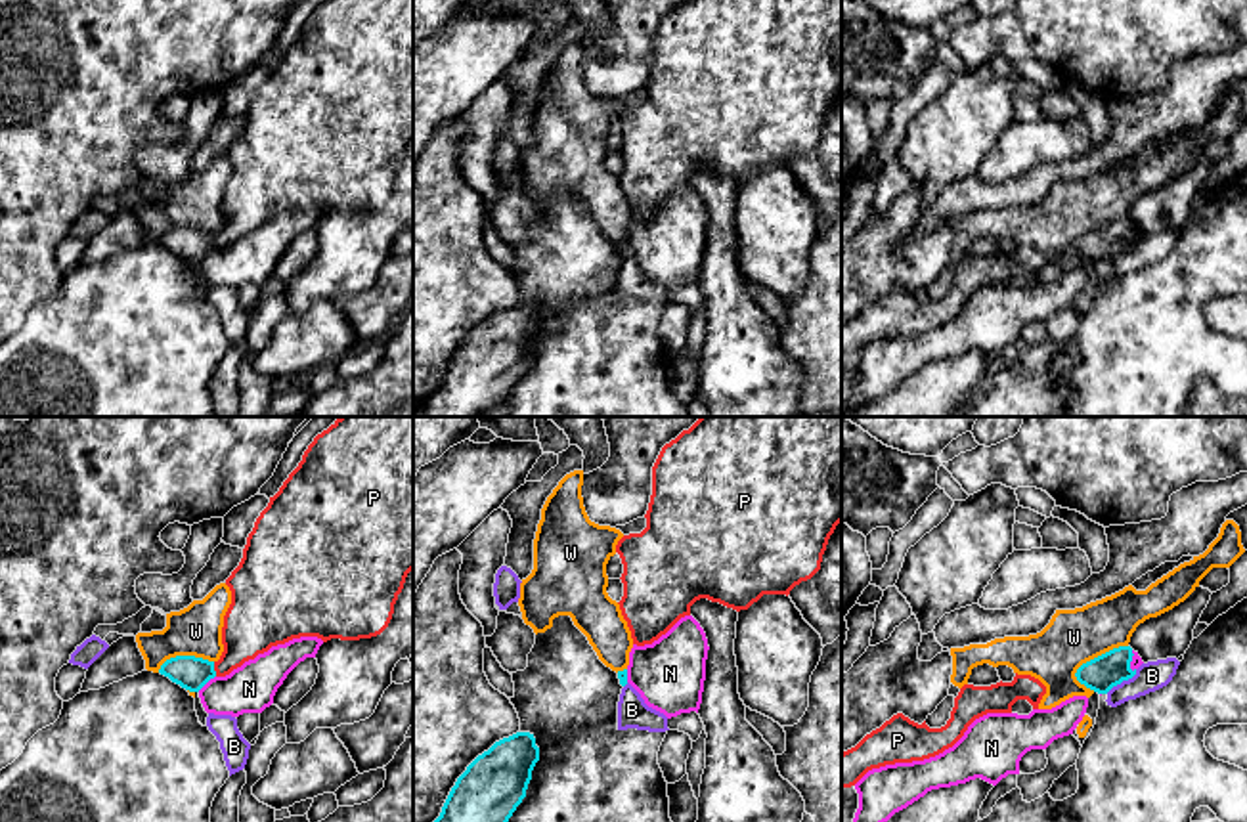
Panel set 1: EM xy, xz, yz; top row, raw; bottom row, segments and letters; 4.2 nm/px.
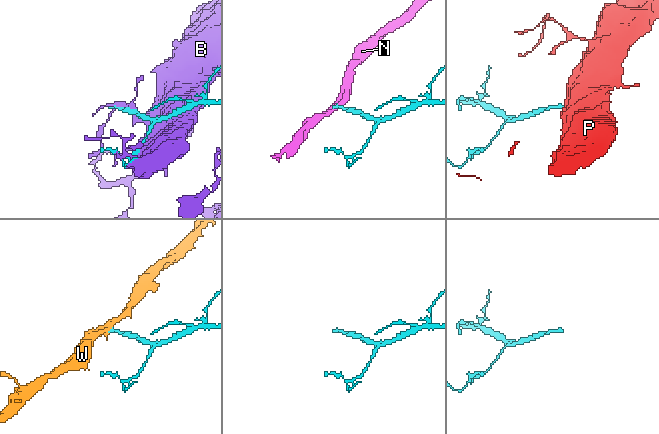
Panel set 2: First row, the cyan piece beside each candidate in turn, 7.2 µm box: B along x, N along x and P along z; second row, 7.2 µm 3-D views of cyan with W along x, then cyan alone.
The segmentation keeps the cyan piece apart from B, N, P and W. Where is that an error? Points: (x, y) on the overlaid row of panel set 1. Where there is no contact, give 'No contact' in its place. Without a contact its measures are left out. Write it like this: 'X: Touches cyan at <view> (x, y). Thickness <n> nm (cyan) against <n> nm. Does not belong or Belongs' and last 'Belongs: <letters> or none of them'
B: Touches cyan at yz (1121, 681). Thickness 150 nm (cyan) against 120 nm. Does not belong
N: Touches cyan at xy (205, 683). Thickness 140 nm (cyan) against 200 nm. Does not belong
P: Touches cyan at xy (213, 670). Thickness 140 nm (cyan) against 240 nm. Belongs
W: Touches cyan at yz (1098, 656). Thickness 150 nm (cyan) against 240 nm. Does not belong
Belongs: P

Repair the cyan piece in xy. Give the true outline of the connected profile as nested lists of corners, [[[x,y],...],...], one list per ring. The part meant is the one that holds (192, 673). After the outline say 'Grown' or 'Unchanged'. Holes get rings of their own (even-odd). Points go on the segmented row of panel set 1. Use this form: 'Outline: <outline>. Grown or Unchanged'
Outline: [[[339,417],[317,434],[279,491],[270,497],[247,537],[239,566],[226,579],[231,604],[224,616],[218,661],[195,656],[166,660],[159,673],[189,692],[226,677],[245,661],[300,637],[360,640],[381,635],[413,570],[413,417]]]. Grown

